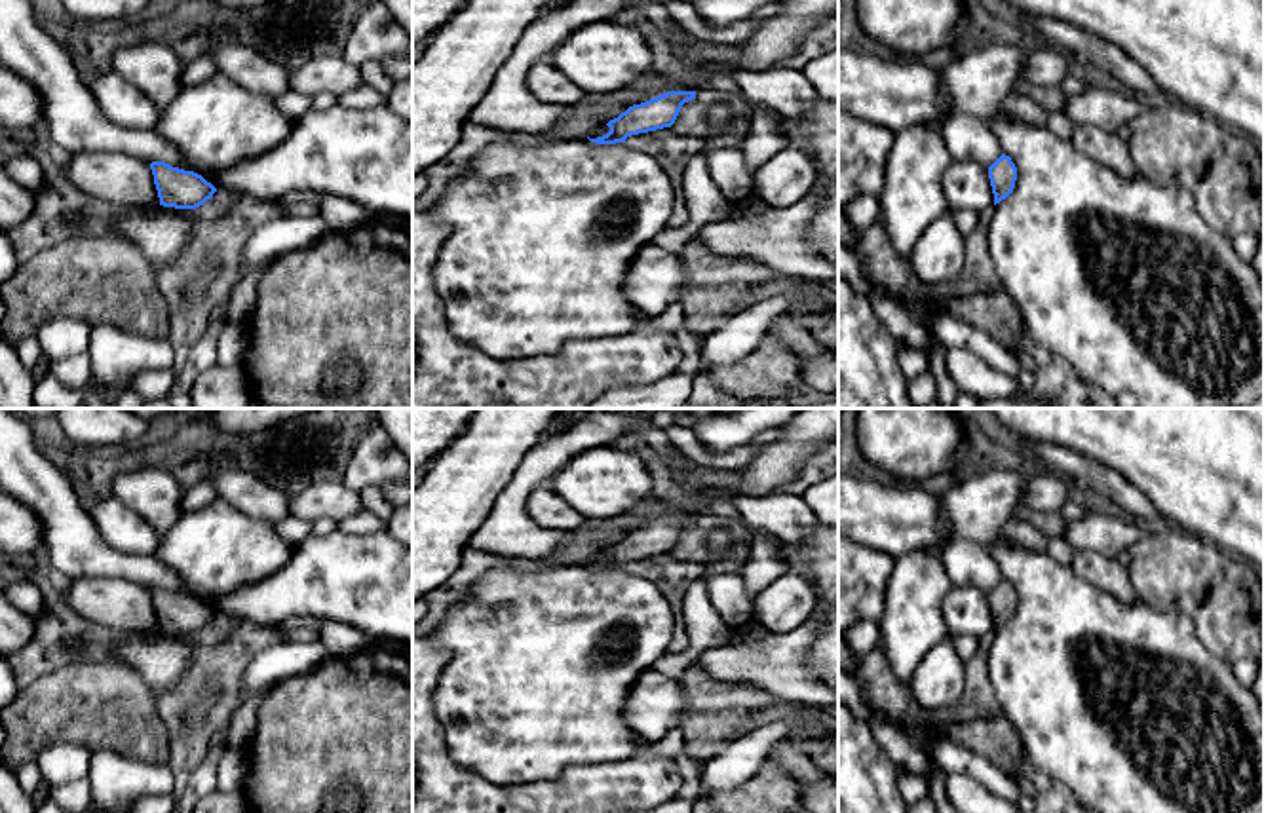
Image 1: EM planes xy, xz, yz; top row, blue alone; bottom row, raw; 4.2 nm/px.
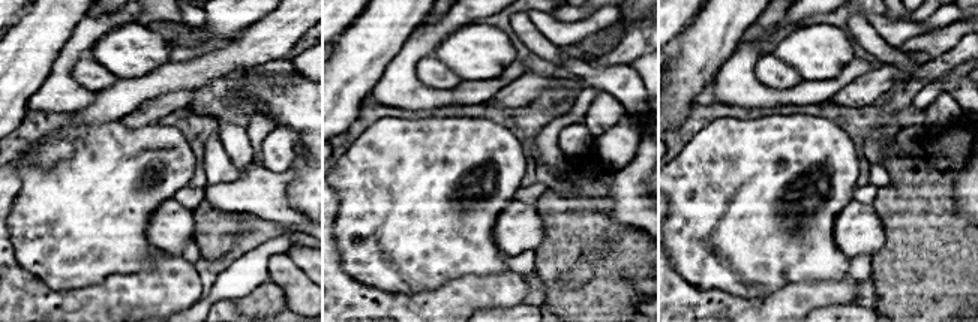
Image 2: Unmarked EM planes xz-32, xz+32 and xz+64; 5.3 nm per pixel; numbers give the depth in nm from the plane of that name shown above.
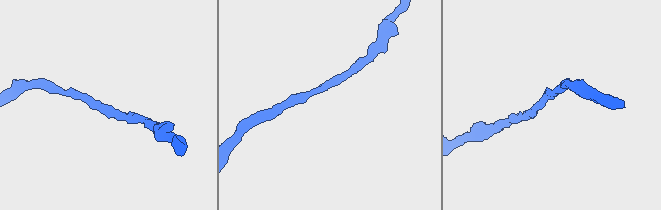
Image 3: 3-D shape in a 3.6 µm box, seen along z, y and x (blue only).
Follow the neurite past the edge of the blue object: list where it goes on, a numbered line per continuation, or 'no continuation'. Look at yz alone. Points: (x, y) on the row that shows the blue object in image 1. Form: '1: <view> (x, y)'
no continuation

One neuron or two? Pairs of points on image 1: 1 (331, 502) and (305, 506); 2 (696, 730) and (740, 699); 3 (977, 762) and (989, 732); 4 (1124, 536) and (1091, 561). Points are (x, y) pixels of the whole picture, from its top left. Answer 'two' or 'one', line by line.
1: one
2: one
3: two
4: two

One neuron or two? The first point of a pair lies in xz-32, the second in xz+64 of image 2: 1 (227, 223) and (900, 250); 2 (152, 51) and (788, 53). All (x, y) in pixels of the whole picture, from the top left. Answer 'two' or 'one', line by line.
1: one
2: one

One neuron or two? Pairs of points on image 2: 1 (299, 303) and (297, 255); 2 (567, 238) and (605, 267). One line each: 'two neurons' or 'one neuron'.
1: two neurons
2: one neuron

